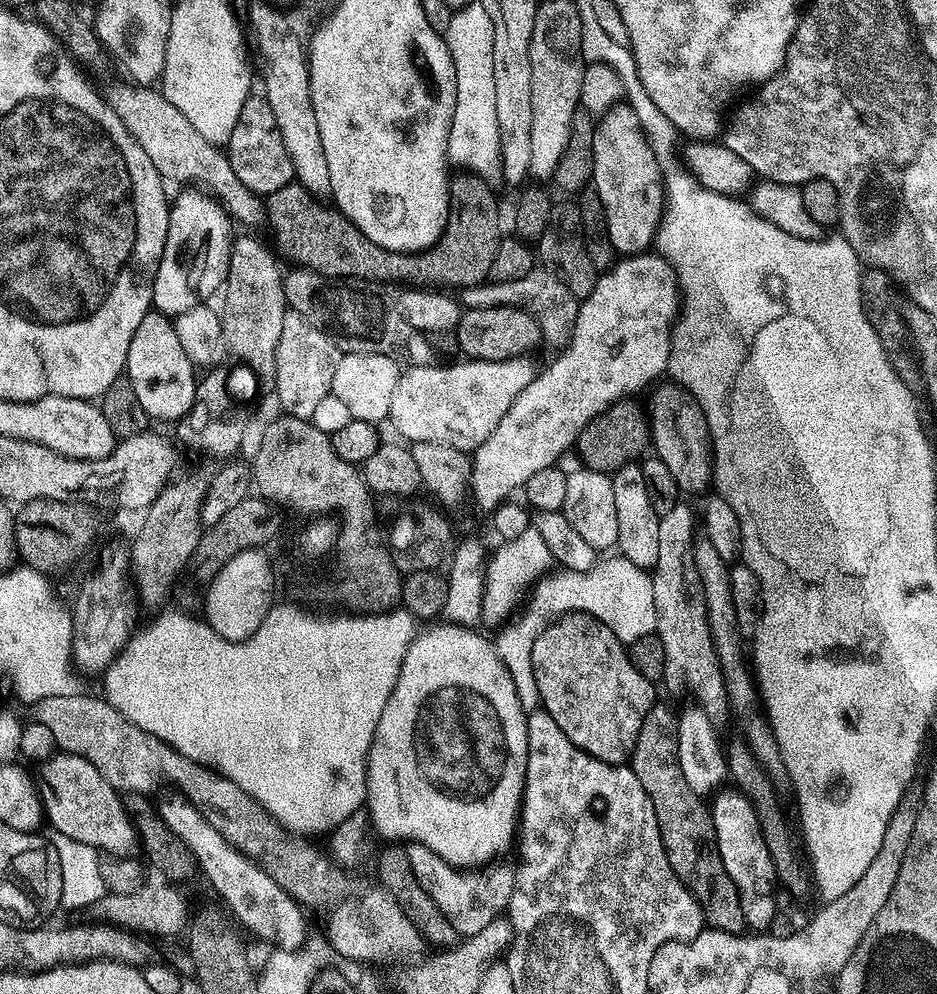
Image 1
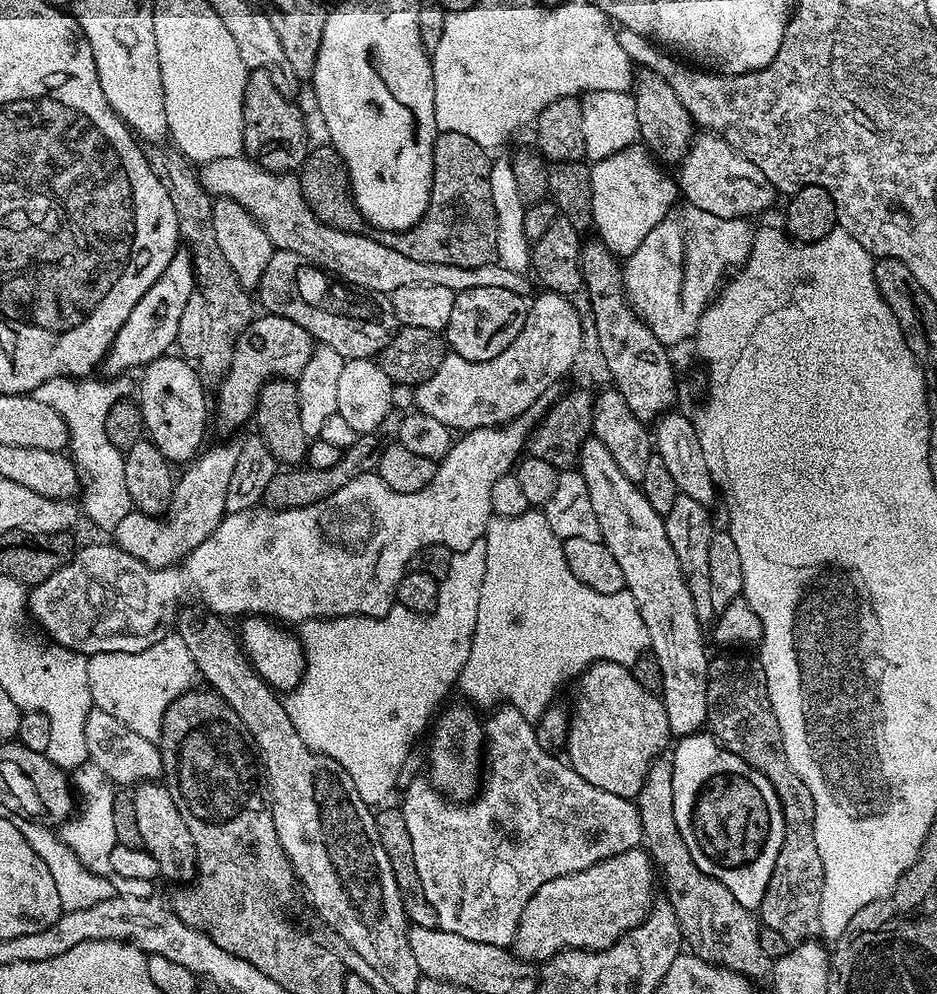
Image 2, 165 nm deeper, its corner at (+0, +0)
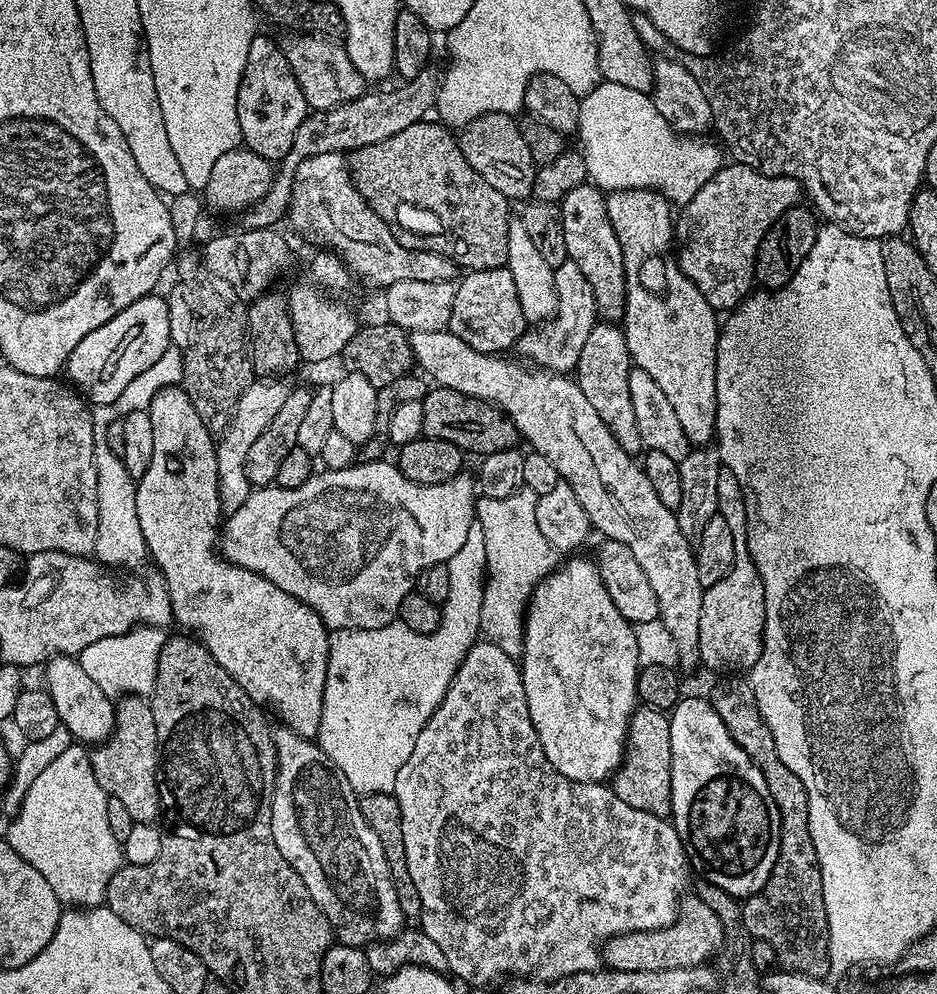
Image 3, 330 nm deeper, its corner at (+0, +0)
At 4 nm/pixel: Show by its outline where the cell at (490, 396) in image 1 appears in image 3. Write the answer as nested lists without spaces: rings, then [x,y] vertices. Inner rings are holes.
[[[572,260],[562,262],[562,266],[554,269],[554,290],[558,294],[556,313],[550,320],[539,325],[538,330],[525,331],[520,338],[518,352],[521,352],[521,357],[529,356],[524,358],[548,369],[549,372],[568,374],[575,369],[578,354],[582,354],[582,346],[590,330],[598,323],[598,313],[594,290],[590,290],[590,282],[586,282],[582,270],[578,270]]]

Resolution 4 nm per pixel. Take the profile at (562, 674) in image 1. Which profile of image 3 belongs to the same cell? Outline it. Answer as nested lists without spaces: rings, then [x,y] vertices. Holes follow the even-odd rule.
[[[637,707],[628,723],[628,742],[624,750],[624,760],[611,777],[613,792],[634,806],[634,810],[646,810],[646,814],[672,815],[672,791],[670,790],[670,722],[659,708]]]

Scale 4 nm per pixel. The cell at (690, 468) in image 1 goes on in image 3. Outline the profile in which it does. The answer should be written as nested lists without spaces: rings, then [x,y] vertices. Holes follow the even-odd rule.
[[[591,182],[574,186],[559,202],[562,218],[562,234],[566,234],[566,254],[569,260],[582,270],[586,282],[590,282],[590,290],[594,290],[594,302],[597,313],[605,321],[616,322],[624,315],[626,306],[626,270],[622,262],[622,246],[618,246],[618,234],[614,234],[614,226],[610,226],[610,214],[605,193]]]

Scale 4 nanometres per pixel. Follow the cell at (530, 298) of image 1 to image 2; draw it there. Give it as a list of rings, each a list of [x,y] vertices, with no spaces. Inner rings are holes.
[[[241,154],[234,158],[218,158],[203,165],[198,172],[200,184],[207,190],[209,196],[219,198],[225,196],[243,206],[251,216],[266,230],[266,238],[270,238],[273,249],[281,252],[293,252],[300,256],[301,261],[315,267],[323,268],[325,272],[341,279],[345,284],[353,284],[355,288],[365,288],[375,292],[392,293],[398,286],[414,286],[415,284],[429,284],[430,286],[446,286],[456,293],[465,292],[478,286],[502,286],[502,290],[527,293],[528,276],[523,272],[506,270],[499,262],[486,266],[450,266],[449,264],[435,264],[434,262],[414,262],[414,258],[406,258],[406,254],[398,254],[390,246],[386,246],[383,239],[361,234],[359,232],[343,232],[323,224],[310,210],[306,198],[300,189],[300,181],[295,175],[284,170],[264,168],[255,164],[247,156]]]

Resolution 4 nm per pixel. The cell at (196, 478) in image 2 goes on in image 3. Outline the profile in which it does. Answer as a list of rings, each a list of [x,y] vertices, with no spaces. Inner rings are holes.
[[[256,378],[250,386],[238,398],[237,408],[229,426],[219,437],[216,444],[216,461],[218,462],[218,490],[220,491],[220,506],[225,513],[231,514],[246,502],[246,498],[253,492],[254,485],[246,478],[246,458],[250,455],[250,449],[254,447],[254,441],[262,435],[262,430],[274,422],[278,410],[286,402],[290,388],[284,385],[280,378]]]

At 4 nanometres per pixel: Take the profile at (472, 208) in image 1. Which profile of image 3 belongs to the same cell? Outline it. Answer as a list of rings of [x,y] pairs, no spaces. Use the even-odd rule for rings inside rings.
[[[422,119],[401,133],[386,138],[385,141],[362,146],[361,149],[347,153],[352,185],[384,219],[386,226],[390,226],[394,238],[398,238],[398,242],[404,248],[442,252],[451,256],[453,262],[461,269],[473,272],[505,267],[508,263],[510,242],[510,201],[498,194],[498,190],[494,190],[494,186],[490,186],[490,182],[486,182],[486,178],[482,178],[482,174],[478,174],[478,170],[474,170],[470,162],[466,162],[453,129],[433,120]]]

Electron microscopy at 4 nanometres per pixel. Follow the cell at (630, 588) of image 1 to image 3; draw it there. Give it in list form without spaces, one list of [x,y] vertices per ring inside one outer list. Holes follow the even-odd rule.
[[[522,487],[510,494],[510,498],[480,496],[476,502],[475,523],[480,524],[482,534],[486,534],[488,567],[484,577],[480,630],[483,639],[514,657],[519,657],[524,650],[524,613],[532,591],[558,564],[556,549],[542,538],[542,530],[538,530],[536,498],[534,490]]]

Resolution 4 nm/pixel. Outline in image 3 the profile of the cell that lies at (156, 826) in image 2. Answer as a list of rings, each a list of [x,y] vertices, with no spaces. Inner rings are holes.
[[[125,695],[115,707],[116,725],[112,727],[112,733],[108,739],[101,740],[95,745],[90,752],[94,778],[98,778],[104,792],[126,805],[132,821],[138,824],[151,824],[162,812],[158,779],[160,744],[158,730],[154,726],[152,706],[143,696]]]

